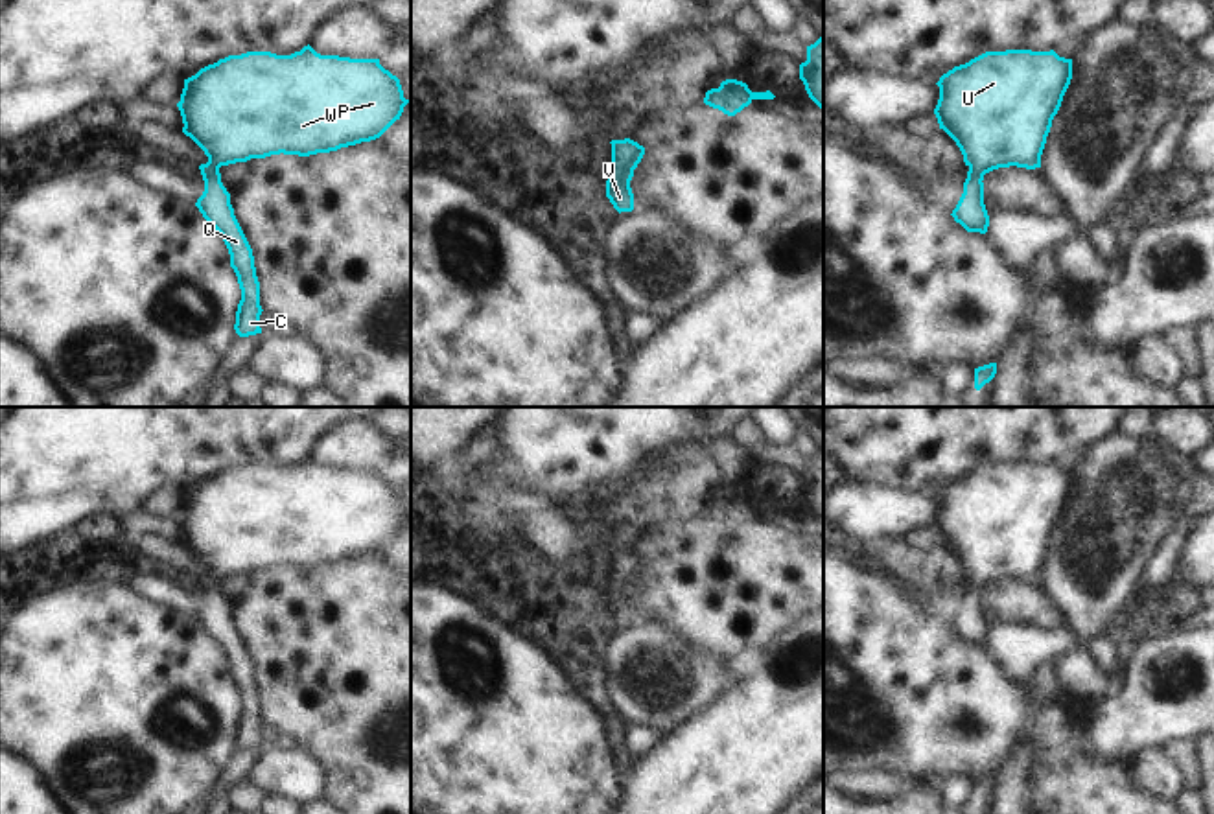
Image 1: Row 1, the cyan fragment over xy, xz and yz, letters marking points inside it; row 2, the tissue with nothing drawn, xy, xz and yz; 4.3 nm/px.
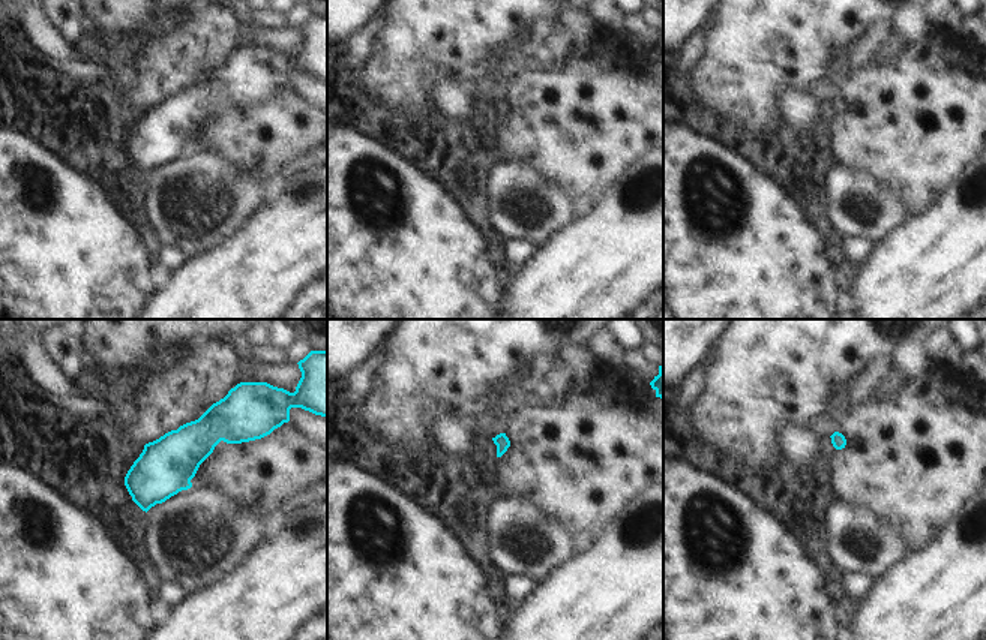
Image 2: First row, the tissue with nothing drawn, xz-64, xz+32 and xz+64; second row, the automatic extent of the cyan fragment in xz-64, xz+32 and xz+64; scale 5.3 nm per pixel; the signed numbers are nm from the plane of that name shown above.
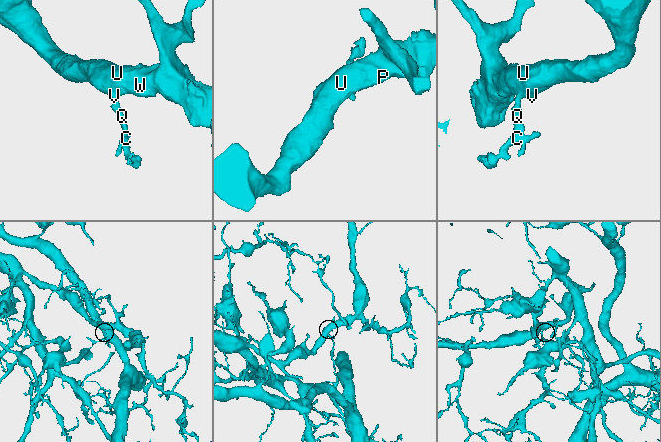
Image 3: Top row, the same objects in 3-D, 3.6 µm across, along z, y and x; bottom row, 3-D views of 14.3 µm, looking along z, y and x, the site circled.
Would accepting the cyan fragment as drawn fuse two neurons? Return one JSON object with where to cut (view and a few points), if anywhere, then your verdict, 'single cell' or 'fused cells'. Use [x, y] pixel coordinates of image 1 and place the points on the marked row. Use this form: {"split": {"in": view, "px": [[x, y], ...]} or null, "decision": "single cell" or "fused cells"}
{"split": null, "decision": "single cell"}

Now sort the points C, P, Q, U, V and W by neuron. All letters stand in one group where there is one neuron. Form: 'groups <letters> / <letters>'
groups C P Q U V W

